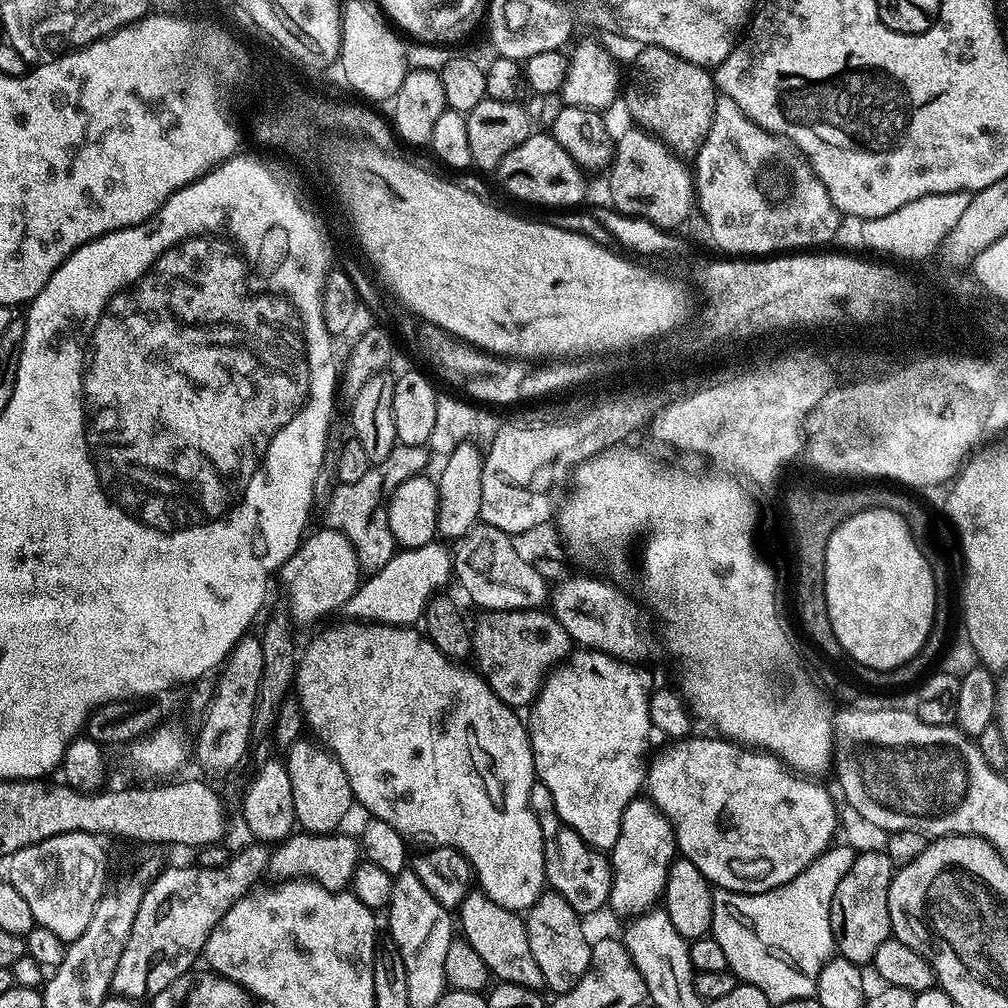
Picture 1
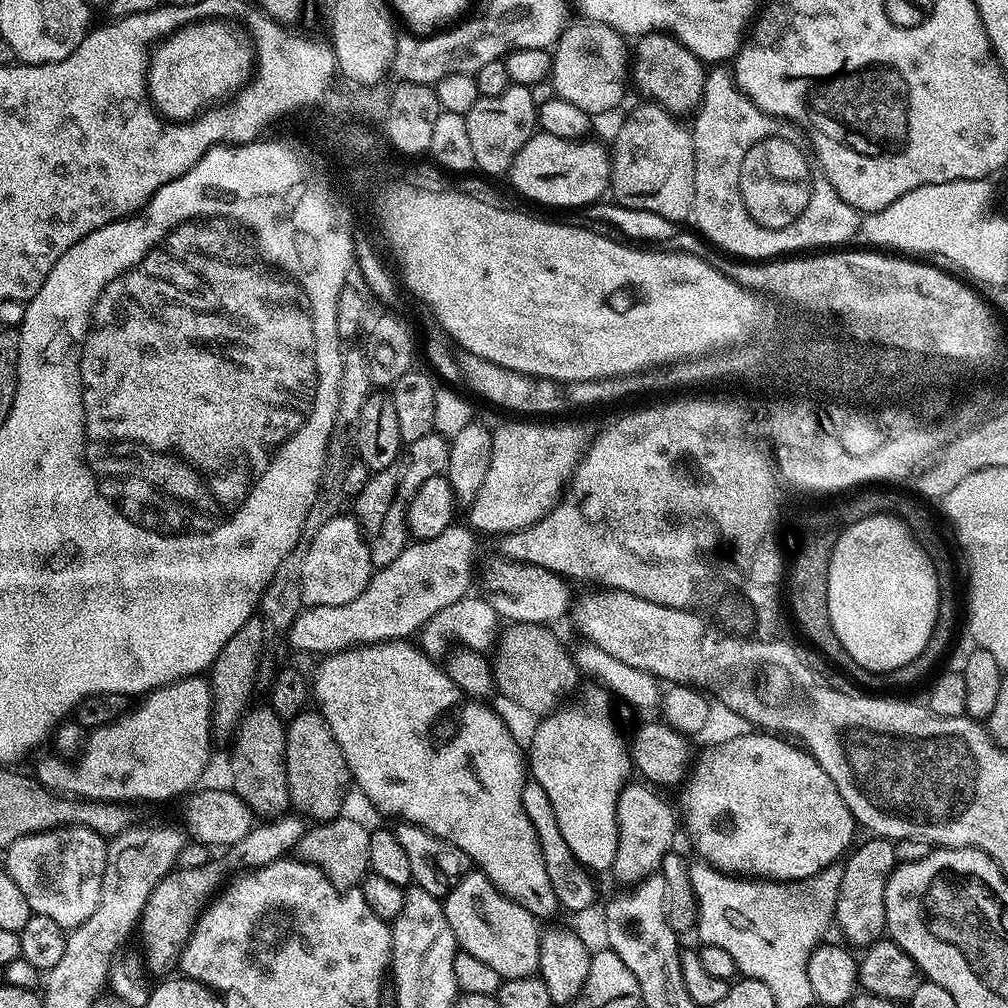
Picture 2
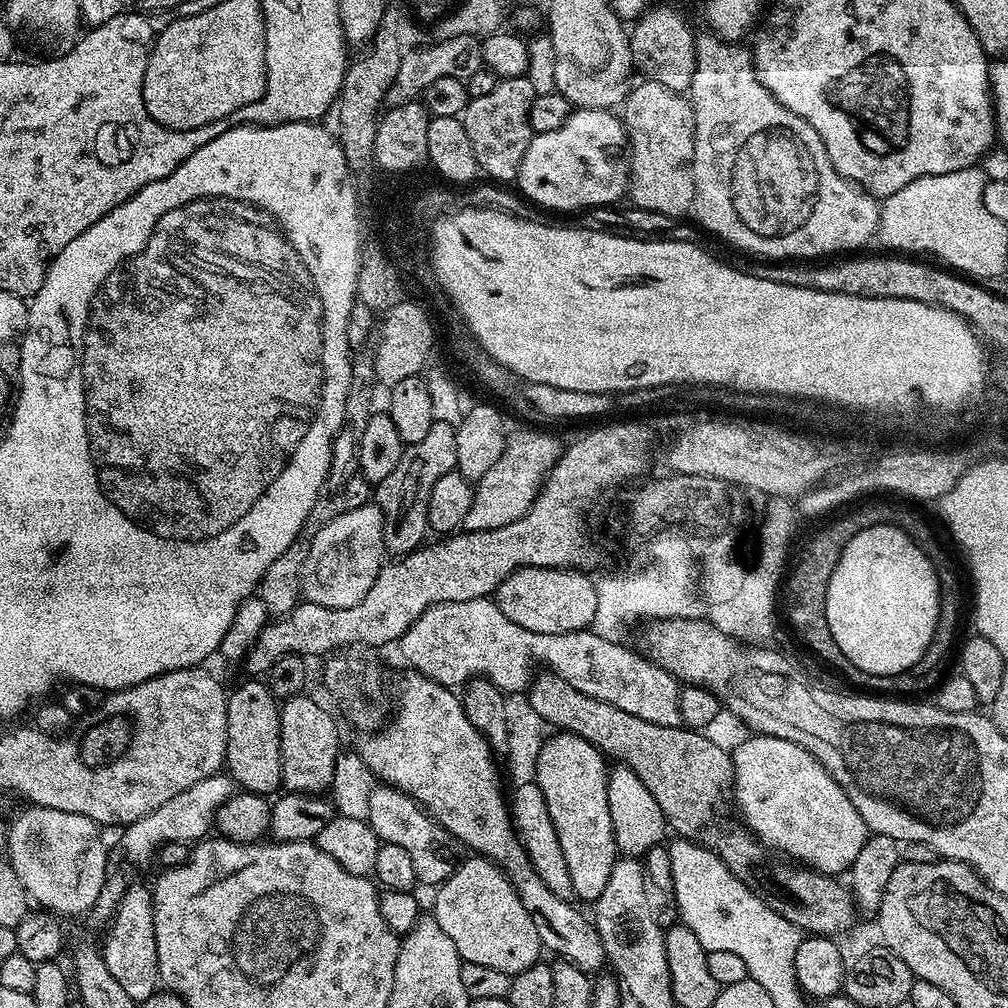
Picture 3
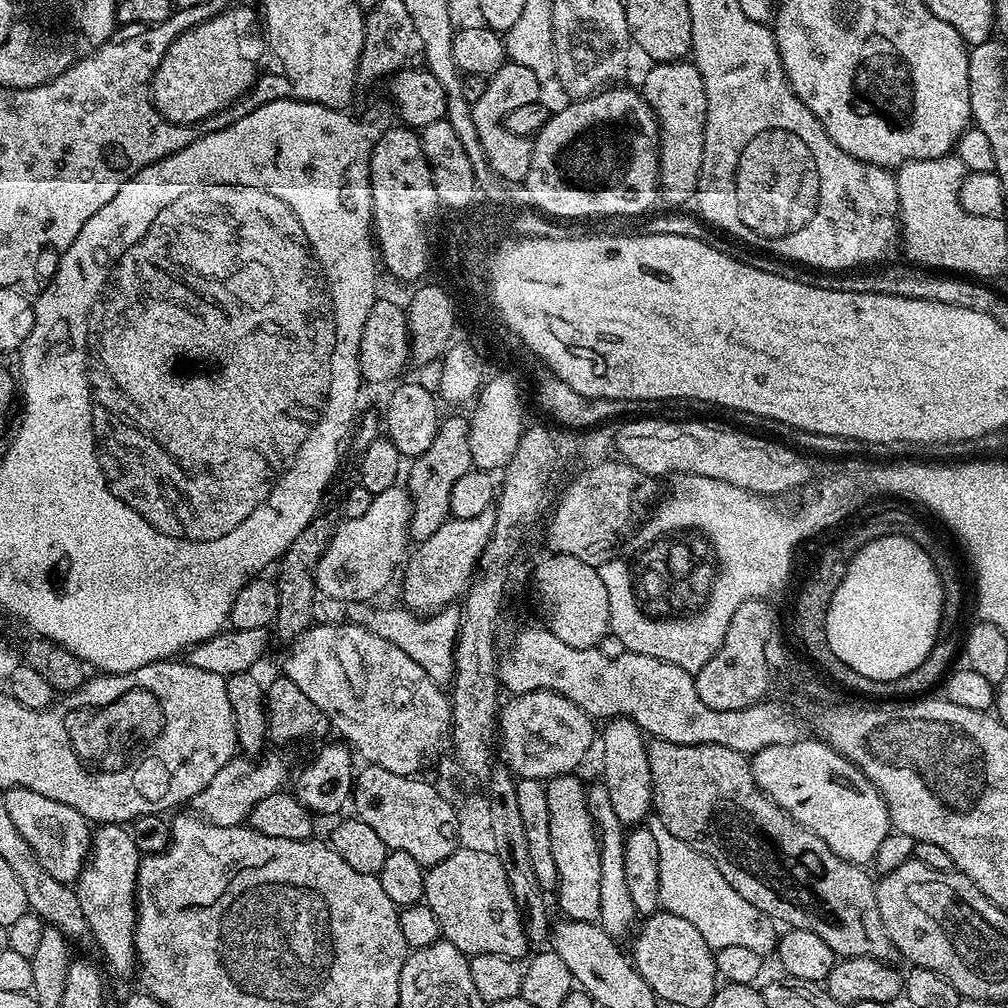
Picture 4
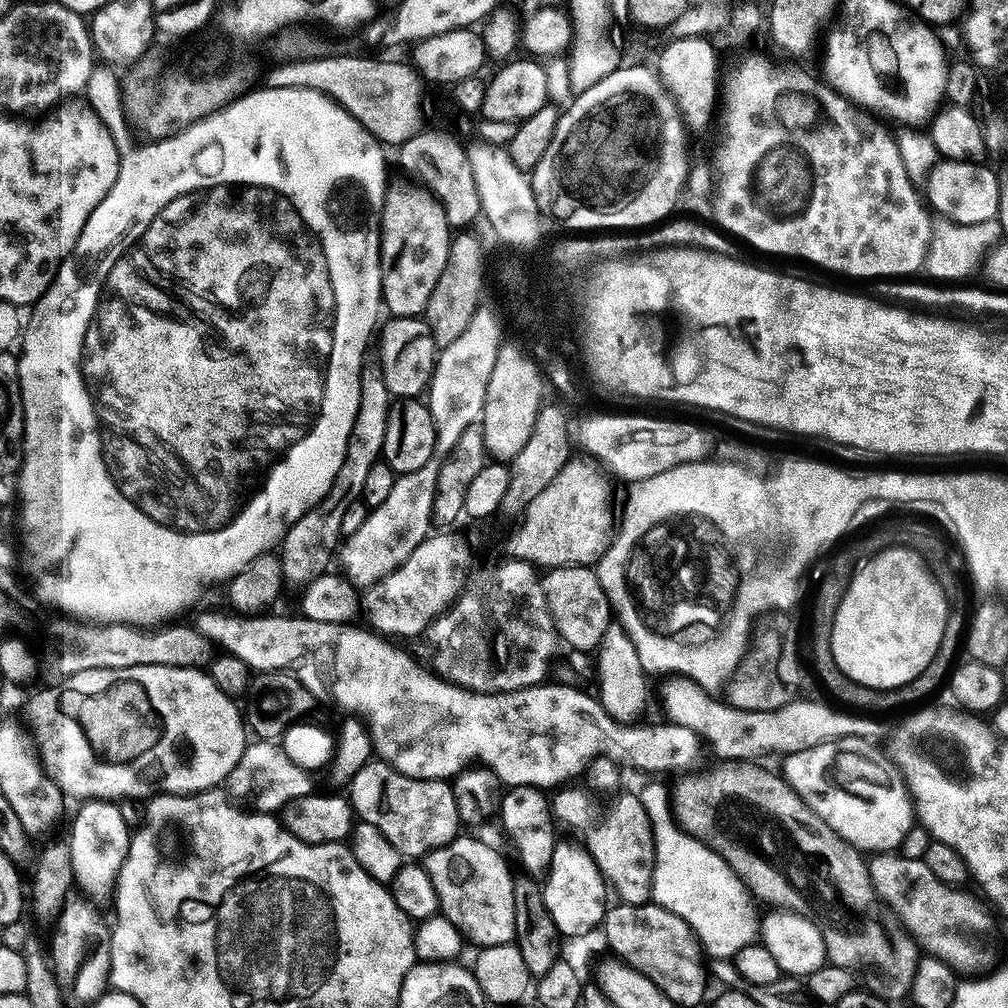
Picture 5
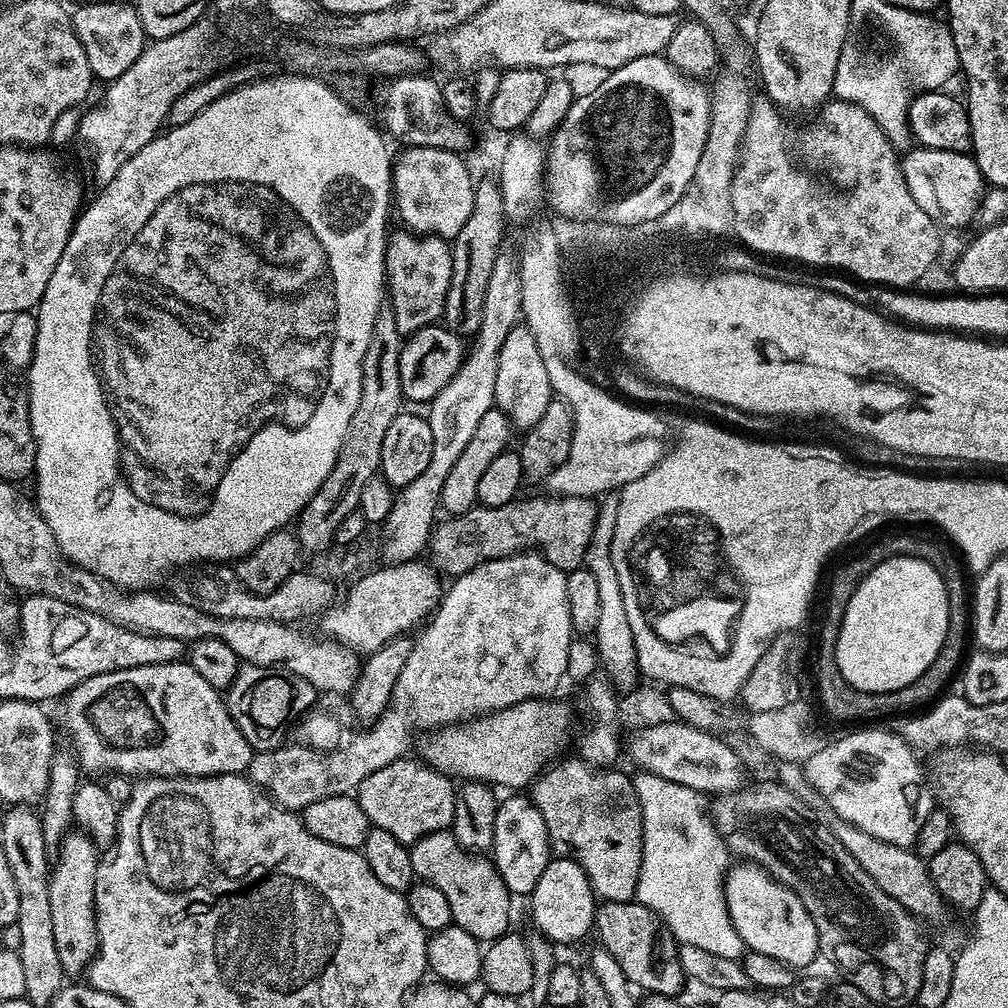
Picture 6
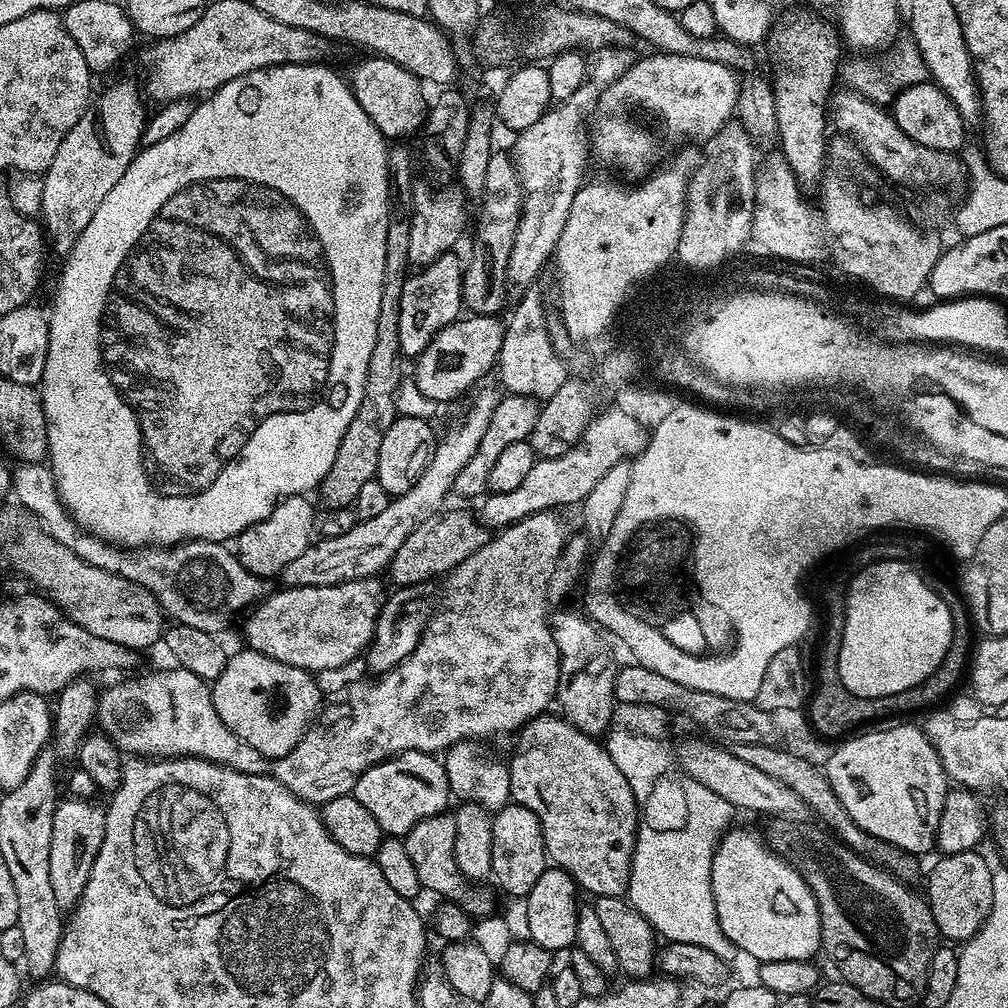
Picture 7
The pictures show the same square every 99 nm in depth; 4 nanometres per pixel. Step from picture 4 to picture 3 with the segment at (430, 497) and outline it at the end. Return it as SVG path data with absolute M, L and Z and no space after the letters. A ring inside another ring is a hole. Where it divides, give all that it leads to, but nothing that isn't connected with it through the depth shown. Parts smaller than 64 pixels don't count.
M435 422L432 425L430 434L426 434L426 438L417 444L407 445L402 454L402 458L398 462L398 466L394 466L394 474L386 474L386 478L382 478L380 484L374 488L374 503L380 509L380 513L384 516L384 547L392 554L407 554L416 551L429 539L430 529L428 526L428 488L426 482L431 482L436 477L436 472L453 471L456 466L456 429L446 422Z

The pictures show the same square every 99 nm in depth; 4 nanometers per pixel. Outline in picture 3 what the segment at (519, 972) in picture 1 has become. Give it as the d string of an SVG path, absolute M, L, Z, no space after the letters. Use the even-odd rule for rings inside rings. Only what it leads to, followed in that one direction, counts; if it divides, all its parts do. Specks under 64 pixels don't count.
M472 854L469 857L469 860L461 859L454 874L450 874L447 882L435 889L436 901L430 908L431 915L436 917L438 926L442 926L442 934L446 934L450 942L454 942L454 950L458 950L461 961L476 963L478 966L488 967L490 971L501 971L508 977L514 977L541 959L542 941L538 926L532 921L528 907L520 901L520 895L503 867L487 856Z

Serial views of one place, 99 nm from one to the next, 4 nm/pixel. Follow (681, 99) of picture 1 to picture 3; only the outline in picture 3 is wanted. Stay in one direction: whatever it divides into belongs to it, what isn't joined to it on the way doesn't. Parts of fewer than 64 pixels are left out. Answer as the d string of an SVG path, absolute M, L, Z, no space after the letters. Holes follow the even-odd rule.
M656 2L631 25L630 50L635 71L641 77L662 82L670 90L687 93L696 73L696 38L688 20L676 8Z

